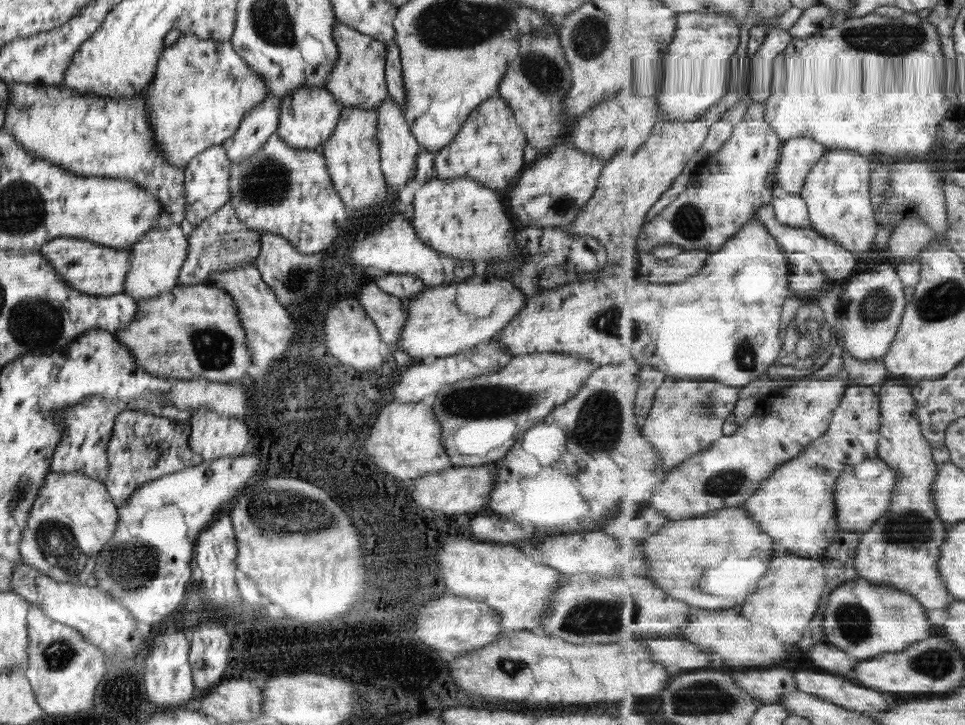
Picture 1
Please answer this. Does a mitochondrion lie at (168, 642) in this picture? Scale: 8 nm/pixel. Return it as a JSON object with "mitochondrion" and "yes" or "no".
{"mitochondrion":"no"}

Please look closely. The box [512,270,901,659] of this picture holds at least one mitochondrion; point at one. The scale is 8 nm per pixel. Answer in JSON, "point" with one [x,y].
{"point":[808,333]}

